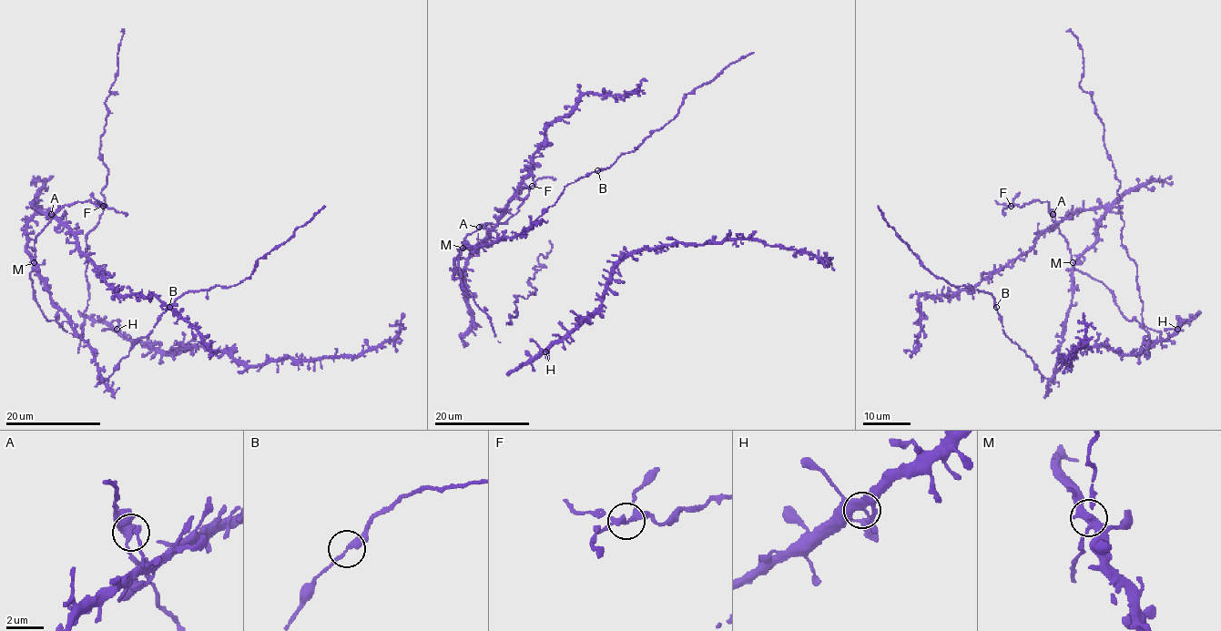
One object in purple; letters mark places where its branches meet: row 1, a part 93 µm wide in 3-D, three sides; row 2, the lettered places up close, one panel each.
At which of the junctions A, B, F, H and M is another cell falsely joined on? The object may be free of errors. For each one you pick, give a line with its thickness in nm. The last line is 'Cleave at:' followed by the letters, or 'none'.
Cleave at: none

